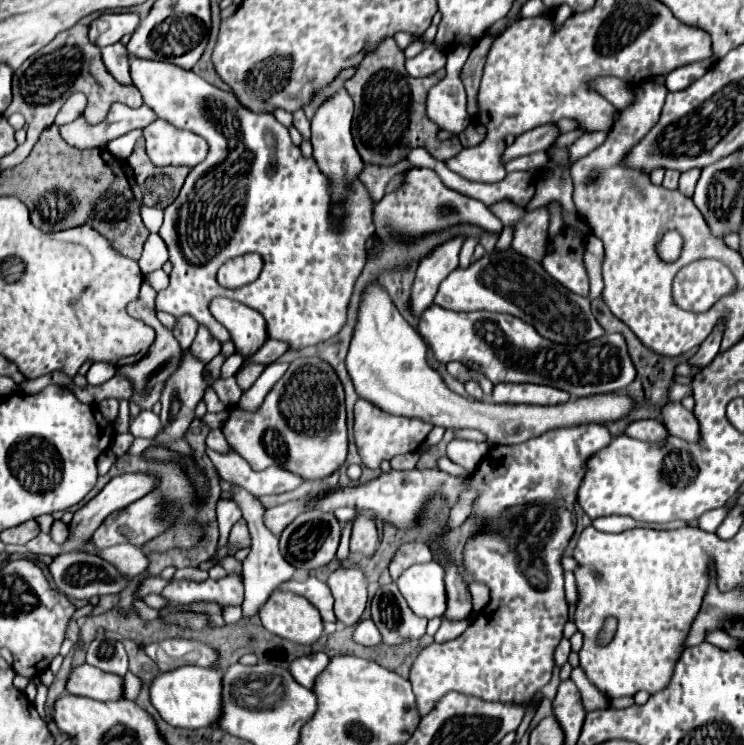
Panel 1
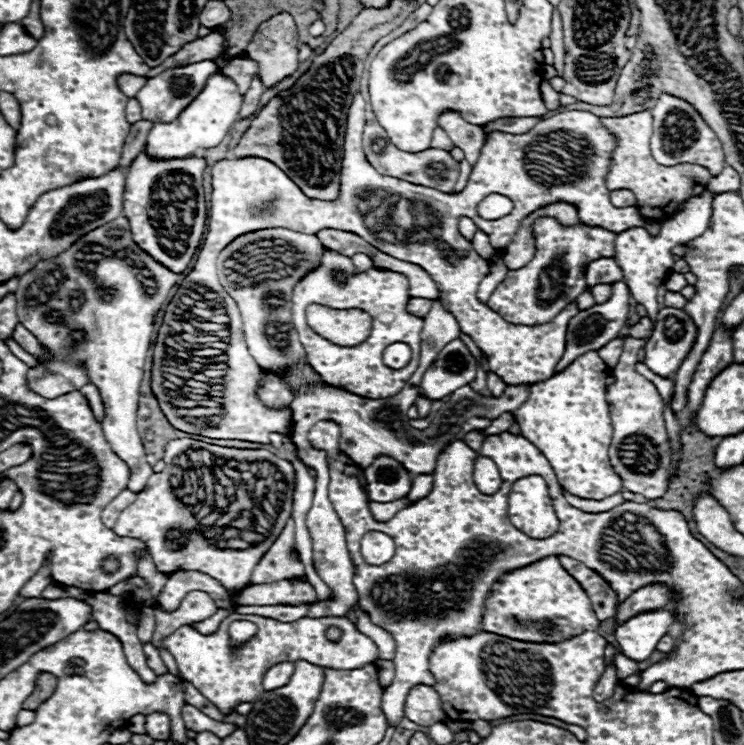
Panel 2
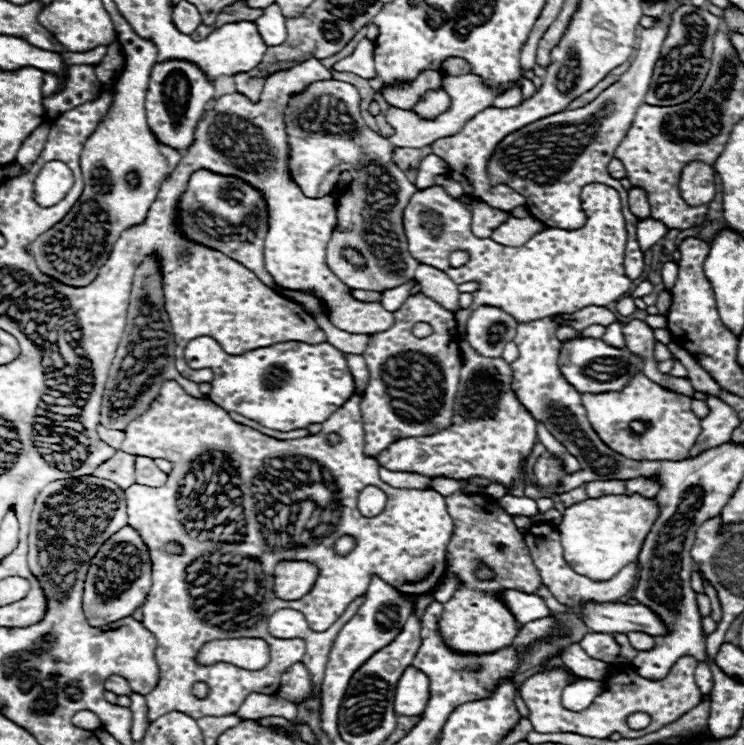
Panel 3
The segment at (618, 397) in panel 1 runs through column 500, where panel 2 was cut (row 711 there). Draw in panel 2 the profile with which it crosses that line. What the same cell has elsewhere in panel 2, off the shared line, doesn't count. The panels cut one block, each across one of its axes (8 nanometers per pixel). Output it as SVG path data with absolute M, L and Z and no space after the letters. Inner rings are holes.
M418 684L408 692L404 716L420 726L432 726L434 722L444 722L446 718L438 692L426 684Z

